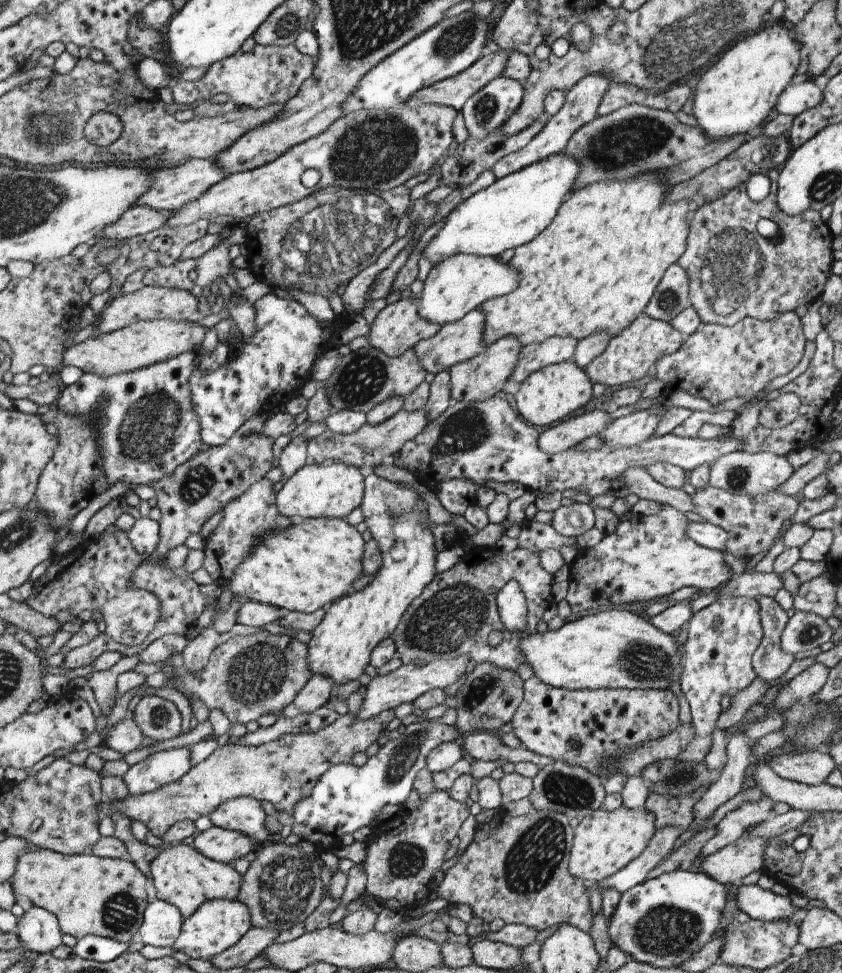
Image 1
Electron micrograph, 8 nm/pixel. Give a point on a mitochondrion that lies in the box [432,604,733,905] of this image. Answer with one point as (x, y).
(534, 859)

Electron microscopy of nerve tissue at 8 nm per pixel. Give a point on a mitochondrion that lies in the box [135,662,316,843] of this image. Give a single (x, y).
(159, 717)

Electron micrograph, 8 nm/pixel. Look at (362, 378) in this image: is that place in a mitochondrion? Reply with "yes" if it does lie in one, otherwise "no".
yes

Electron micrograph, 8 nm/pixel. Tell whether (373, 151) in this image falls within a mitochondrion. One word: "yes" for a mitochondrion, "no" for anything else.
yes

